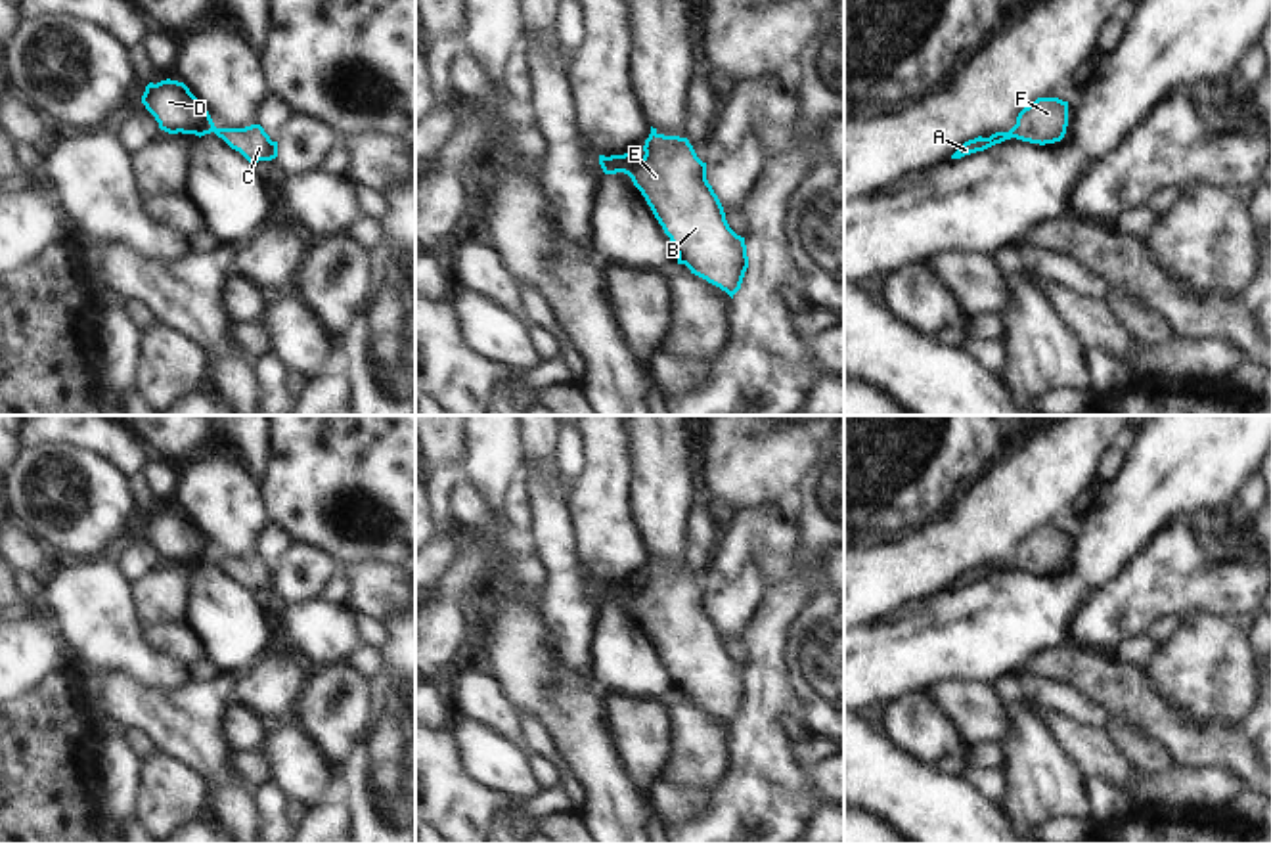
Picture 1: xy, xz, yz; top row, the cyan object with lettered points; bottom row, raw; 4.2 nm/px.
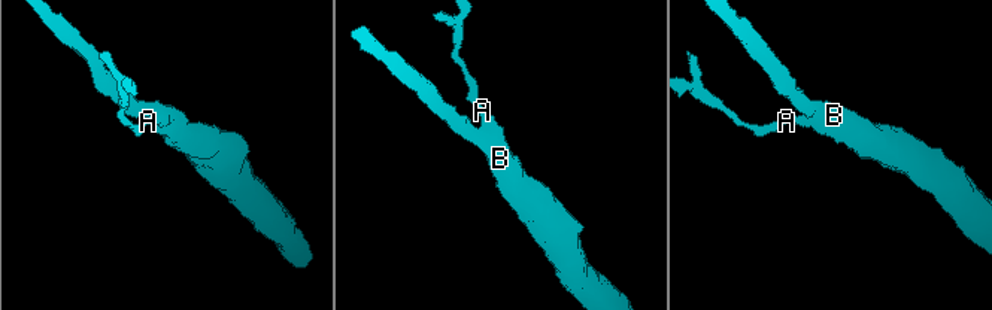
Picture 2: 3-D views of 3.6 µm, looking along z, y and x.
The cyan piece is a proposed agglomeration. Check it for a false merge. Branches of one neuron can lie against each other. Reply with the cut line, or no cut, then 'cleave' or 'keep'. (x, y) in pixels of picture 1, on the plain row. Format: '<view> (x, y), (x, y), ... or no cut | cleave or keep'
no cut | keep

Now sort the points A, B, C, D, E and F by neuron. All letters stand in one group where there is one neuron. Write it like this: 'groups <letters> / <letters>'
groups A B C D E F

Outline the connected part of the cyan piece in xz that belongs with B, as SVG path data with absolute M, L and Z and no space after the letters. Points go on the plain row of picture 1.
M651 555L645 584L599 584L605 603L624 601L641 620L670 666L678 693L725 720L741 718L748 697L745 666L737 664L706 609L702 591L687 566L664 565Z

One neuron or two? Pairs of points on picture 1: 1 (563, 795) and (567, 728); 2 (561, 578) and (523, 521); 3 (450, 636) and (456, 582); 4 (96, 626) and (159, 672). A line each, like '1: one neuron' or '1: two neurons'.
1: two neurons
2: two neurons
3: one neuron
4: one neuron

